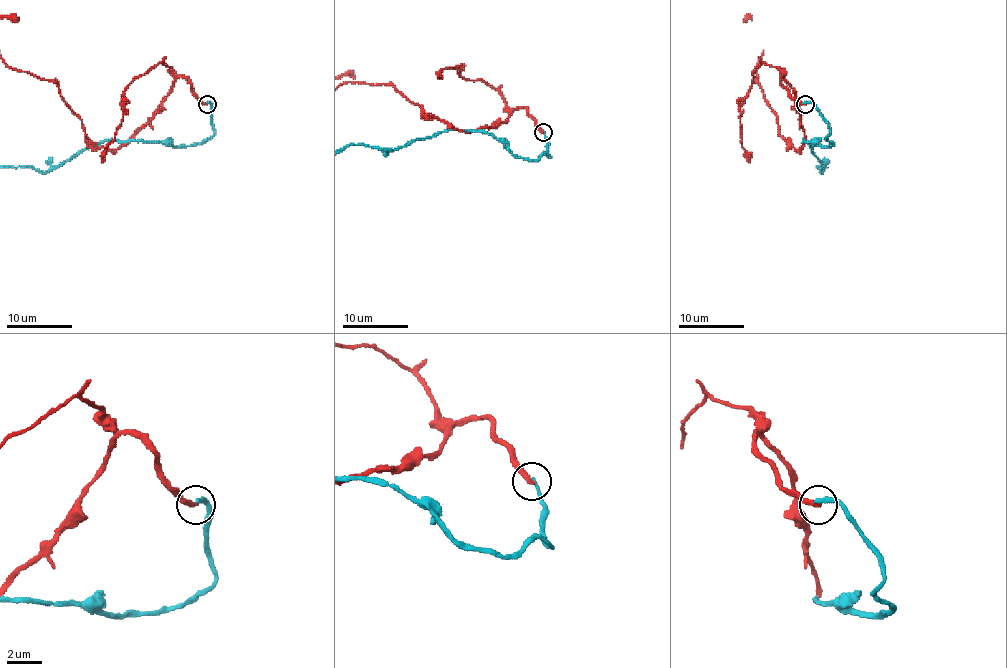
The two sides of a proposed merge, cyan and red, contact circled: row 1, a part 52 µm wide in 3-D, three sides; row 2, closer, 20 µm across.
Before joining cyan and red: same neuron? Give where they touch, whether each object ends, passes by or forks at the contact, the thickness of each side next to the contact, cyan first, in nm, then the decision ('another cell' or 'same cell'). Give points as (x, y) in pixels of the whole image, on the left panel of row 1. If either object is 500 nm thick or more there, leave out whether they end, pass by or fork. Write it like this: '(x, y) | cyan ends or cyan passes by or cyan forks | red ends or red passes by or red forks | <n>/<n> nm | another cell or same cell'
(207, 104) | cyan ends | red ends | 240/320 nm | another cell

